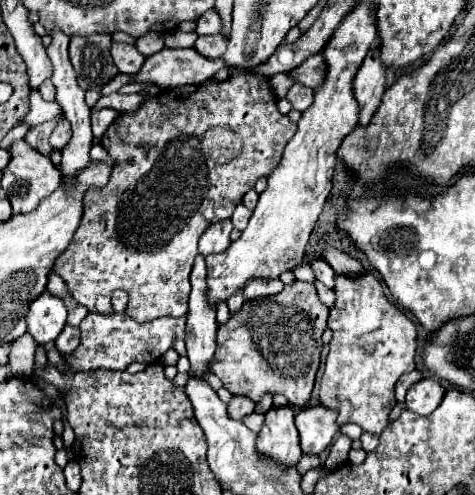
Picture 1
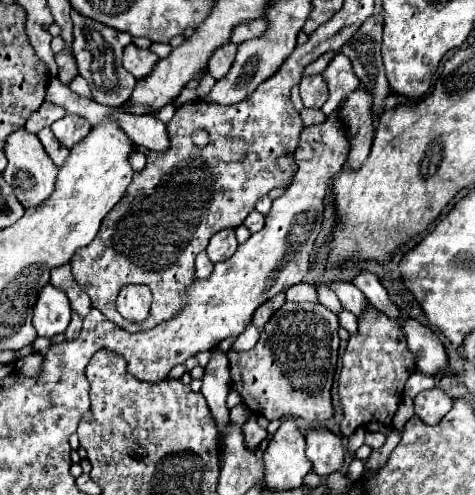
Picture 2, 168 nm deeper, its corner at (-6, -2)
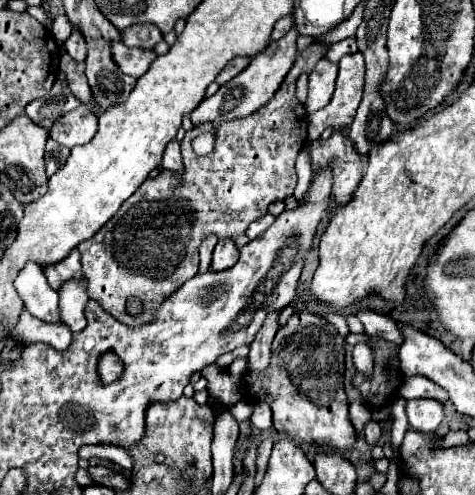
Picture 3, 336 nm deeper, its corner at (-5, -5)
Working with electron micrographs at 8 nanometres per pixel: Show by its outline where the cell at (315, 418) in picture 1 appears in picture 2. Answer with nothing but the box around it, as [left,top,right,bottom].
[306,430,344,476]

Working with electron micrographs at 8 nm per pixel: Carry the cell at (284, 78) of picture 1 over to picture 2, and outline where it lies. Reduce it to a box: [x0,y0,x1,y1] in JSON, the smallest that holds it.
[304,52,336,76]

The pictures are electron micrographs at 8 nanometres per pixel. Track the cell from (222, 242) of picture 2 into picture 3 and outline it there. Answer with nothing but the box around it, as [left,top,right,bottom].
[211,239,239,271]

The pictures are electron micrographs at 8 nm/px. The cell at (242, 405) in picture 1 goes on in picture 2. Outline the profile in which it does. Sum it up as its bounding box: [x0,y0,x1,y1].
[242,416,268,450]

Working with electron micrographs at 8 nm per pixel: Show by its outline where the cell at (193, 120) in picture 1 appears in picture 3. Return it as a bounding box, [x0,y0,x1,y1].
[77,39,327,327]

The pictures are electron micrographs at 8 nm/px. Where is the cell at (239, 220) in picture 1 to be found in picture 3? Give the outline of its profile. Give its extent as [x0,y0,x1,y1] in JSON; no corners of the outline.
[247,215,275,239]

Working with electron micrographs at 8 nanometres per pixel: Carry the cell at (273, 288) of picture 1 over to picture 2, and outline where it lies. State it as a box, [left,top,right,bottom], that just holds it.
[254,294,286,332]

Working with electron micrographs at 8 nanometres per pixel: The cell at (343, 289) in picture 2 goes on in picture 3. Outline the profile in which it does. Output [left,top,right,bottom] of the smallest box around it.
[357,309,401,345]

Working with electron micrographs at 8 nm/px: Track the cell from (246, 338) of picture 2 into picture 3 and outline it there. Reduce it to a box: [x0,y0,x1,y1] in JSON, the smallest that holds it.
[227,357,247,377]

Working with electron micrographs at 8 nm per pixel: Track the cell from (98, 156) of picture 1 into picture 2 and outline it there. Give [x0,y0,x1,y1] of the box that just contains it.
[130,144,146,172]

